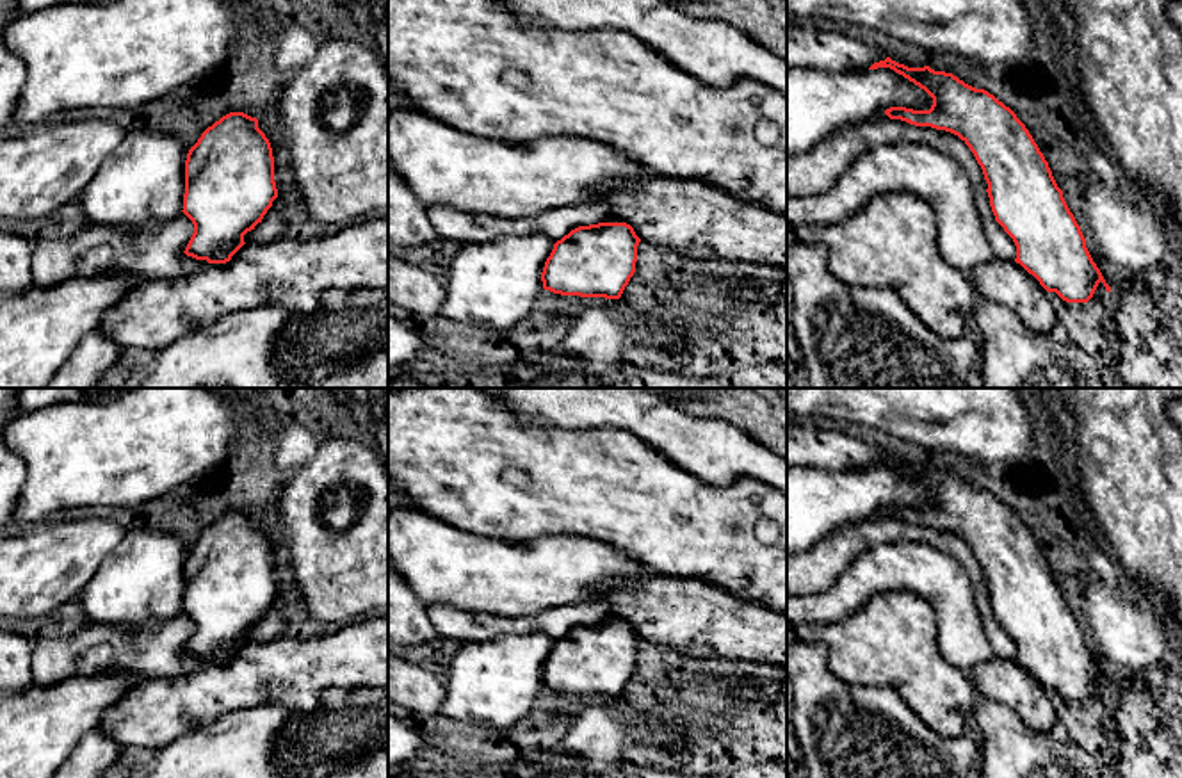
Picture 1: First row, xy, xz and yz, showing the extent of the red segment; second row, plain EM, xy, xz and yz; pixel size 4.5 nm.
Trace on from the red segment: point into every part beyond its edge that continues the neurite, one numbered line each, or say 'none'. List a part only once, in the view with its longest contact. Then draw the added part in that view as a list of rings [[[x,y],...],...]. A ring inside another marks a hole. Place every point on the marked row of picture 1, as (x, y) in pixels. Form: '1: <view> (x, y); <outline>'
none

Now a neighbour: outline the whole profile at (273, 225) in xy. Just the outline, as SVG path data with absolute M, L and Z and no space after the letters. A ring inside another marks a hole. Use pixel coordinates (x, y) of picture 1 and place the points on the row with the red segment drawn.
M279 198L272 201L272 207L267 210L263 219L244 235L244 242L269 242L279 239L287 231L287 215L285 207Z

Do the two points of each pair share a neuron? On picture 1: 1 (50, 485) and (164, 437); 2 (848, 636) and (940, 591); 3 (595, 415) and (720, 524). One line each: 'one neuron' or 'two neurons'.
1: one neuron
2: two neurons
3: two neurons

